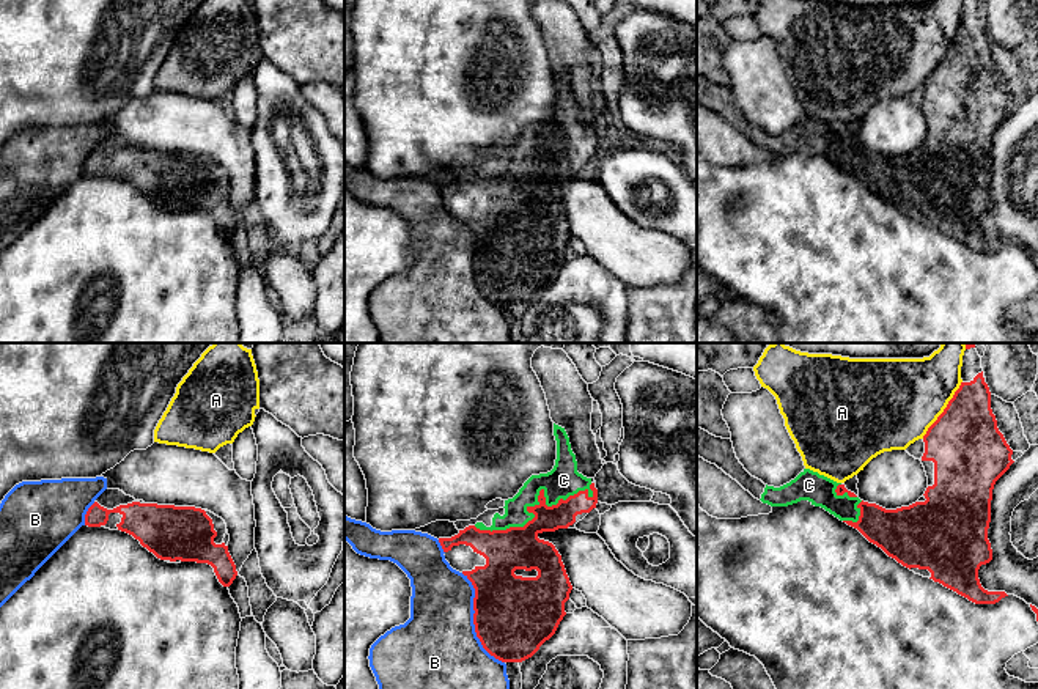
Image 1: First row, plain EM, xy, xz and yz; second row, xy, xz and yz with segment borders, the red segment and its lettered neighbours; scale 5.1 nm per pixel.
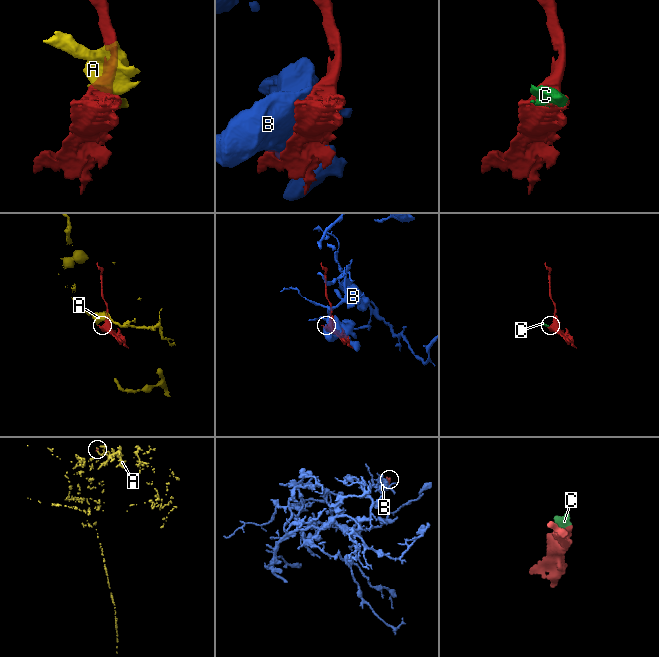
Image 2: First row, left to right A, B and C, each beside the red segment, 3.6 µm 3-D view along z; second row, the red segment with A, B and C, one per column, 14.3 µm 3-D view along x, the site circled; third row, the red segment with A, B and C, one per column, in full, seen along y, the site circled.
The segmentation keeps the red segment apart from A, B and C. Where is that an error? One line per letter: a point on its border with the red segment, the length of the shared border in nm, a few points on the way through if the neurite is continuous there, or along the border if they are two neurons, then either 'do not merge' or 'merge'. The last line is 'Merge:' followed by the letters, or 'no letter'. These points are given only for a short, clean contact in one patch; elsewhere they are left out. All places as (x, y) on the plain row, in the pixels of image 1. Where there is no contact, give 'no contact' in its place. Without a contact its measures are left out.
A: contact yz (944, 57); length 360 nm; do not merge
B: contact xz (474, 268); length 500 nm; do not merge
C: contact xz (535, 153); length 650 nm; merge
Merge: C

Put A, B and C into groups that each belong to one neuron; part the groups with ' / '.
A / B / C

